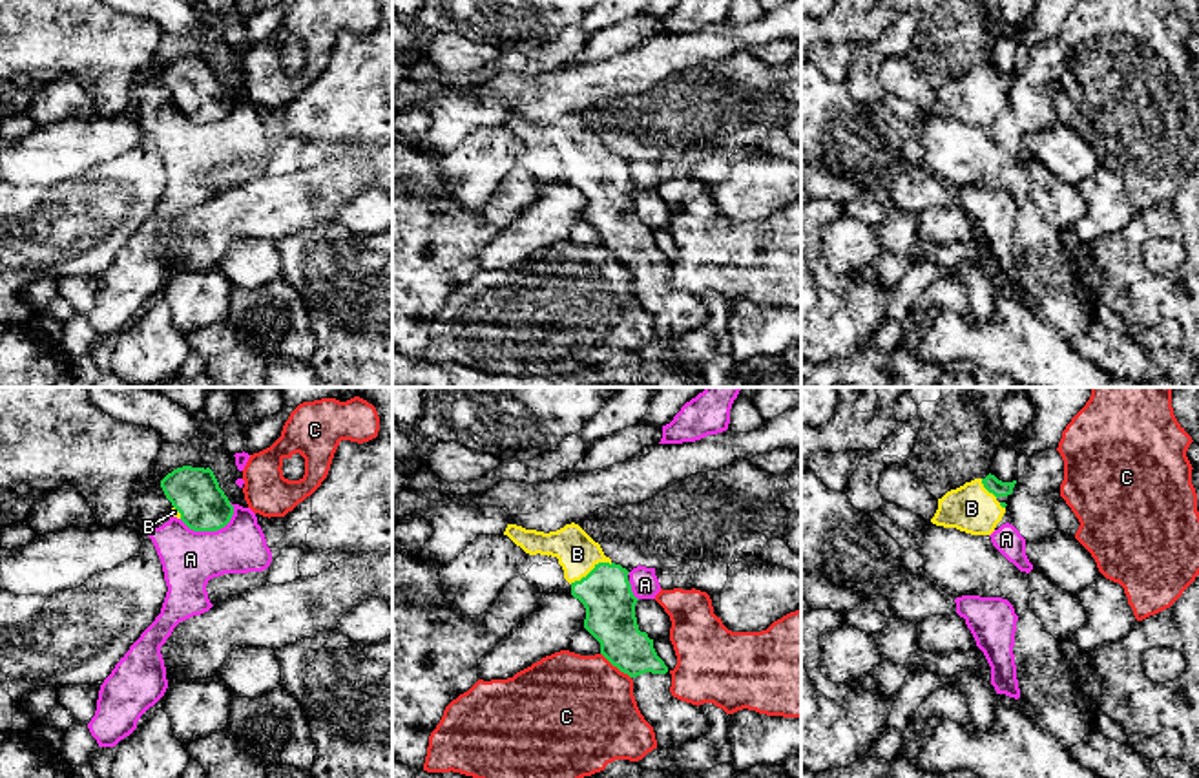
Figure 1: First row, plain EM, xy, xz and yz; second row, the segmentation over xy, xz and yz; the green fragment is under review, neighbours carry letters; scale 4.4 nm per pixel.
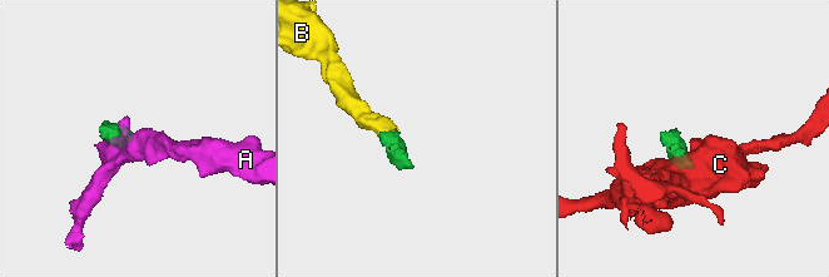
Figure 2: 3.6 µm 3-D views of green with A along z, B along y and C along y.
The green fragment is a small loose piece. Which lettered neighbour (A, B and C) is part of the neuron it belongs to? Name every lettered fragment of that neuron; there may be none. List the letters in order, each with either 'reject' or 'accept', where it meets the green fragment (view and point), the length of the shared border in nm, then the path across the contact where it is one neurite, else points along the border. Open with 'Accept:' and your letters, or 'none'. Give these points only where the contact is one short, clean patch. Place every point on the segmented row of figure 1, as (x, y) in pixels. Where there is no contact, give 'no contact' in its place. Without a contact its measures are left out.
Accept: B
A: reject | xy (210, 530) | 260 nm | along xy (234, 506), (232, 517), (216, 530), (190, 530), (179, 519)
B: accept | xz (592, 570) | 220 nm | across xz (606, 594), (592, 570), (577, 554)
C: reject | xz (615, 665) | 180 nm | along xz (601, 652), (630, 678)

